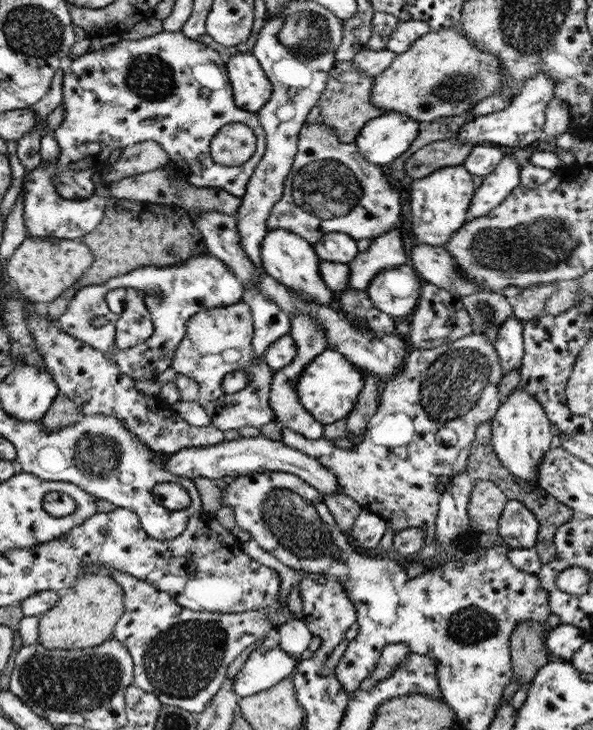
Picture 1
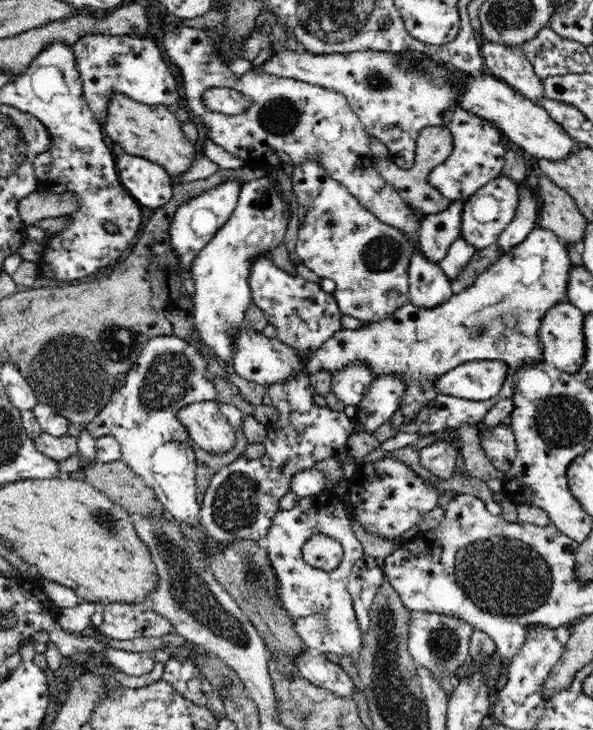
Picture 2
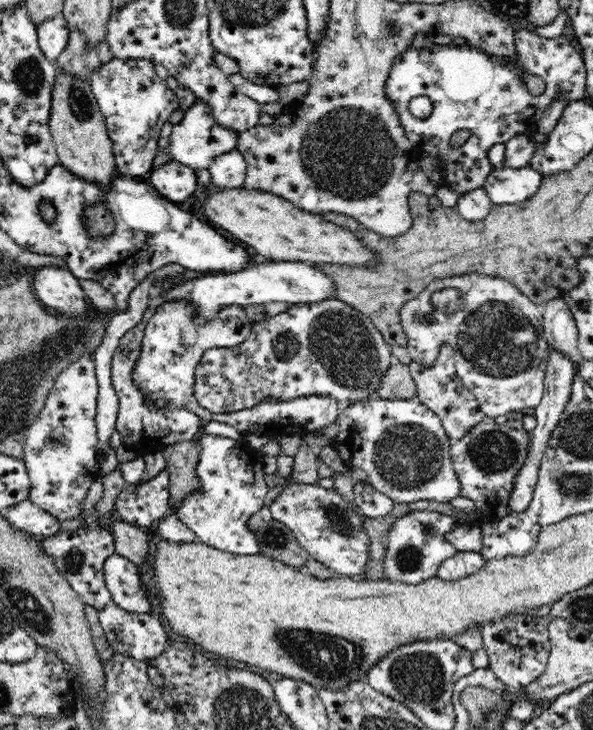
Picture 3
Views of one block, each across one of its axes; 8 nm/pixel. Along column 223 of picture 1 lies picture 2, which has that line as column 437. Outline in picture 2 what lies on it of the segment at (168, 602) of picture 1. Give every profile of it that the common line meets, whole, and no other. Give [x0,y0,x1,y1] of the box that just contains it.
[407,611,473,680]

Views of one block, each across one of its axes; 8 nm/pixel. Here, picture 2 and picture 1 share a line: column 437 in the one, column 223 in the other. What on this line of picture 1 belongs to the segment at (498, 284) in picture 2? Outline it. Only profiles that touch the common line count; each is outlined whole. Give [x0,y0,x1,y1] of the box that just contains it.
[171,301,275,430]

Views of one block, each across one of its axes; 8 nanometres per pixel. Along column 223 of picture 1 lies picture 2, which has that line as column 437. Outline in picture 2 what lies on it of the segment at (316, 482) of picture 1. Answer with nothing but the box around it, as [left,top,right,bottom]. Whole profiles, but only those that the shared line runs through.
[419,441,458,479]

